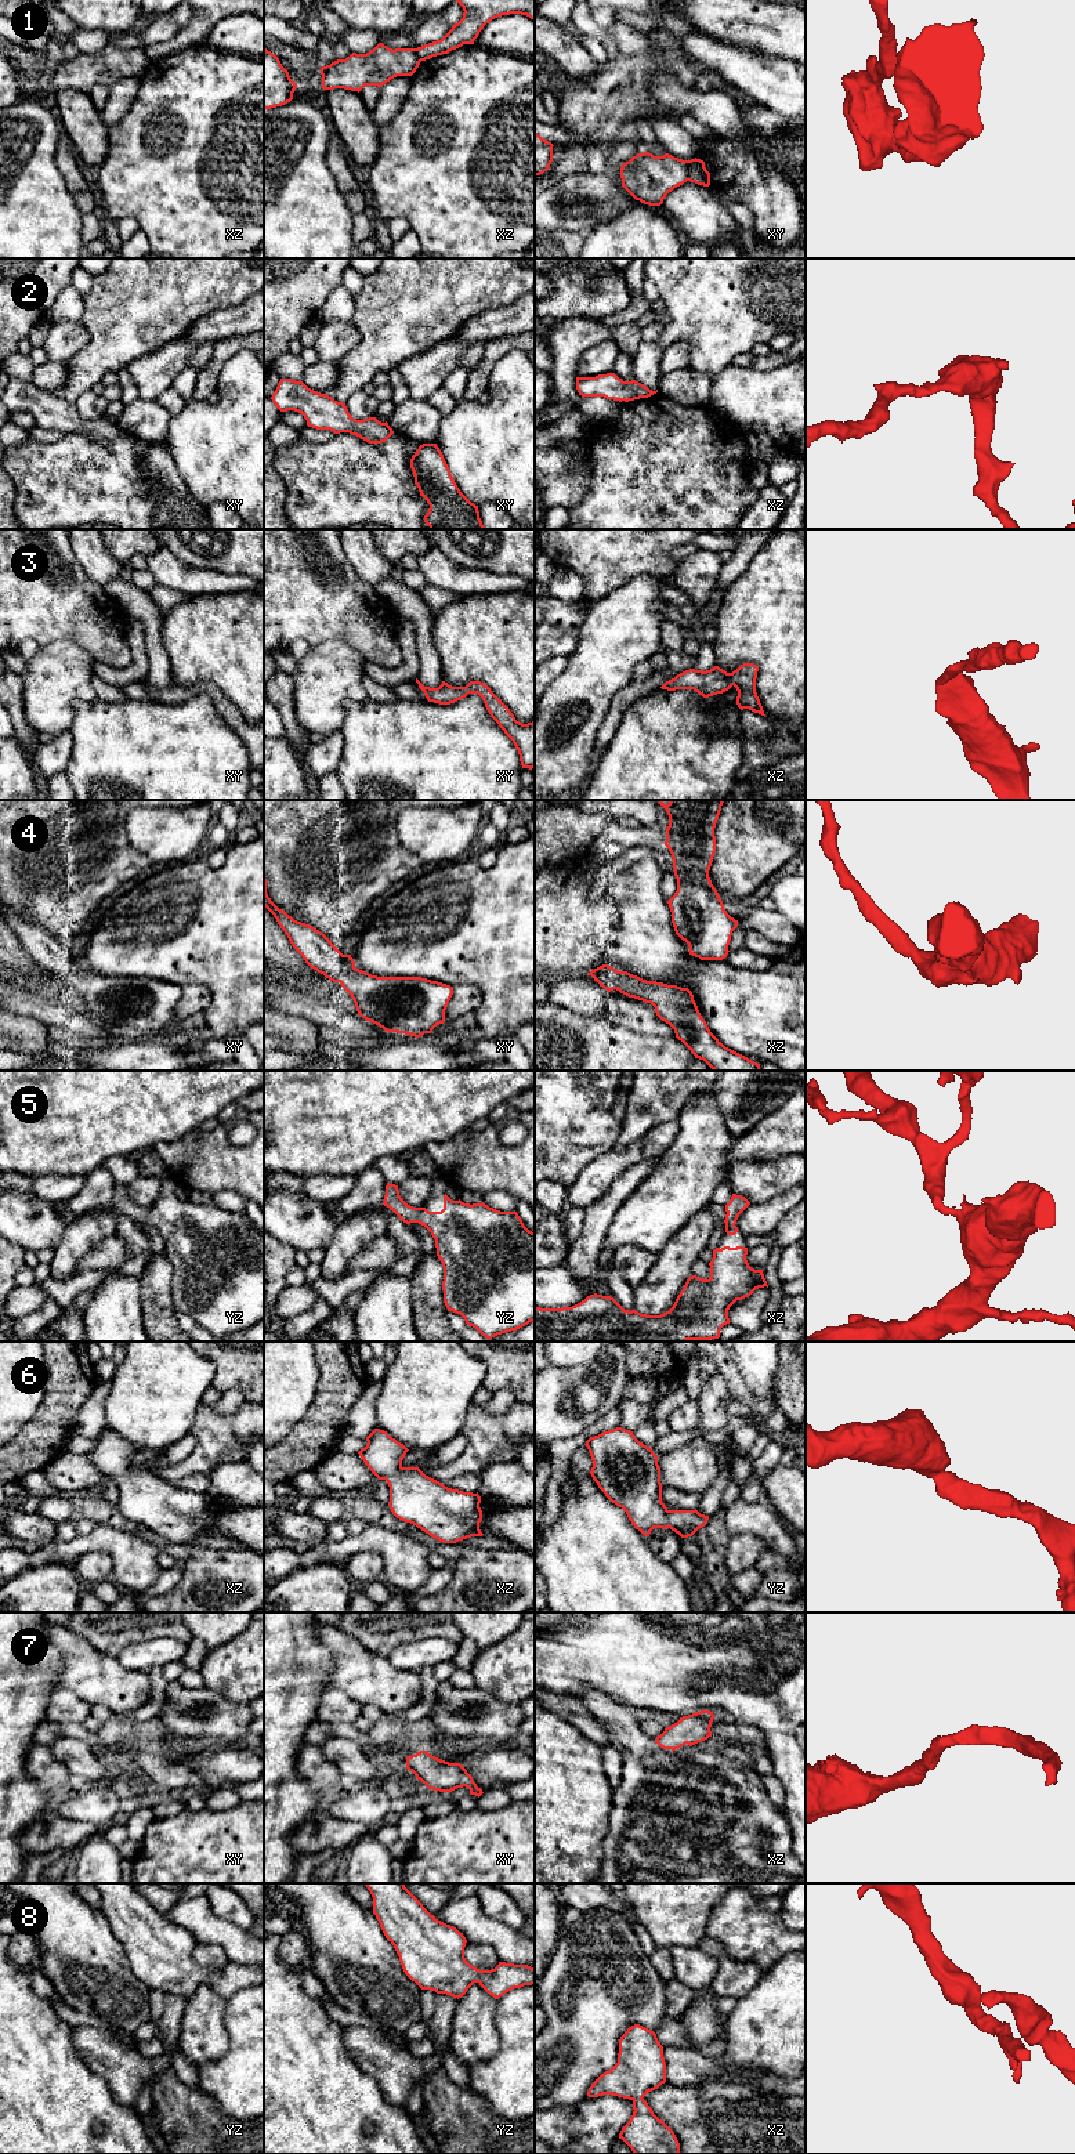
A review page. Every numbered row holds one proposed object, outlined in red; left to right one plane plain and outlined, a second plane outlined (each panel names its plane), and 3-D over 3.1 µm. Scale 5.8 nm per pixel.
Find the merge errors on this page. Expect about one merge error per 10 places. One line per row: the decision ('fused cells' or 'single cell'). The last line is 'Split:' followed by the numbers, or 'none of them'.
1: fused cells
2: single cell
3: single cell
4: single cell
5: single cell
6: single cell
7: single cell
8: single cell
Split: 1

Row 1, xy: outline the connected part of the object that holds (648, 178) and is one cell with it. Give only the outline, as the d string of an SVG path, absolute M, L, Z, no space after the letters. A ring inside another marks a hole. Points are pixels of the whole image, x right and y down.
M637 153L620 167L622 187L636 200L660 206L669 192L688 181L689 163L669 153Z

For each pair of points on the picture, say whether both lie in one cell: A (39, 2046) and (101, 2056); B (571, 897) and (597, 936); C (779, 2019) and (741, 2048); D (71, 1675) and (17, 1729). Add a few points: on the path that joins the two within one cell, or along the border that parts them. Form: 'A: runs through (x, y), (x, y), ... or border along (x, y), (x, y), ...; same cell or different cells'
A: border along (71, 2027), (71, 2040), (76, 2053), (100, 2075); different cells
B: runs through (571, 907), (587, 926); same cell
C: runs through (770, 2028), (750, 2046); same cell
D: border along (61, 1654), (62, 1669), (55, 1686); different cells

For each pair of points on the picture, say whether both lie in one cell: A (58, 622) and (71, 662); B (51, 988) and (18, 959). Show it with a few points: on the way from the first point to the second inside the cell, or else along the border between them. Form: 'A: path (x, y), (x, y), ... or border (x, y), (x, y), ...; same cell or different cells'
A: border (42, 645), (57, 640), (71, 640), (93, 655); different cells
B: path (43, 981), (26, 967); same cell

